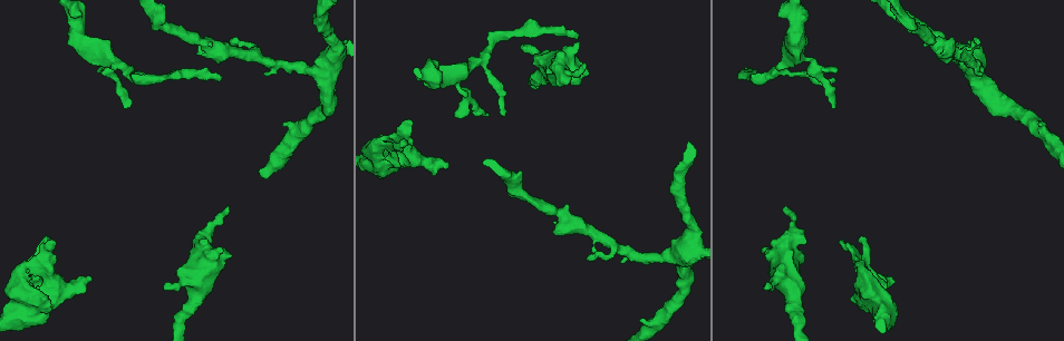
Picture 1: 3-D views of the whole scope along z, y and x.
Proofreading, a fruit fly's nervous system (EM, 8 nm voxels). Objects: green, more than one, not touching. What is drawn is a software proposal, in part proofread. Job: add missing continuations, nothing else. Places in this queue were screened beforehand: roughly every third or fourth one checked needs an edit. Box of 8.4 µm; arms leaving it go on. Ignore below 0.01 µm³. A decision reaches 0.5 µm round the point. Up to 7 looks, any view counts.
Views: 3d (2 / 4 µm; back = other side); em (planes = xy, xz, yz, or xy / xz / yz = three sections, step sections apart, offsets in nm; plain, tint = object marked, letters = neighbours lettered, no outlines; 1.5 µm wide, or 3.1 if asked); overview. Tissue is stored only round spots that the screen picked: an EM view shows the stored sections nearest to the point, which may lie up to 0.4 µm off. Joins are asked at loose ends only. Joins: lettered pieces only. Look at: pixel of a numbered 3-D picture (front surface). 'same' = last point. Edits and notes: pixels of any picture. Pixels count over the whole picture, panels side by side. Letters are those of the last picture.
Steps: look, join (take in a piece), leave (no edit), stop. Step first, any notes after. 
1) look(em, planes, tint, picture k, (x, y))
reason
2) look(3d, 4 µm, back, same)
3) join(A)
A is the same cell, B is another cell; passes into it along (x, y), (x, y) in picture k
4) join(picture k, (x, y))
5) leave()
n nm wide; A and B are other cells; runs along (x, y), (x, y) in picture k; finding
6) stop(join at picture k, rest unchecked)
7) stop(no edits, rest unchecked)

look(em, yz, step 8, tint, picture 1, (49, 238))

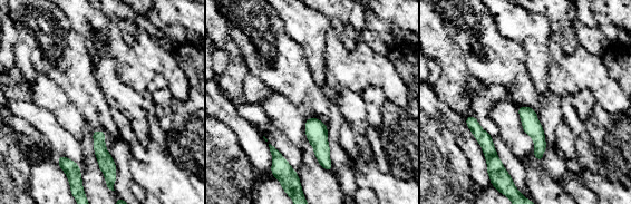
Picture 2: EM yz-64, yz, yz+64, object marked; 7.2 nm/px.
look(em, planes, letters, same)
cut it another way

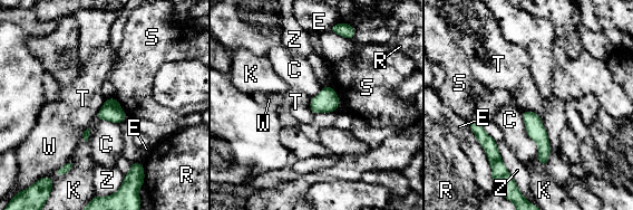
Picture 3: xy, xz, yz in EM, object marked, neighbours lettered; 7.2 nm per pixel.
leave()
C, E, K, R, S, T, W and Z are other cells; runs along (525, 114), (543, 142), (544, 161) in picture 3; no lettered piece goes on from it

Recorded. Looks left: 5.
look(em, planes, letters, picture 1, (221, 80))
long arm stops here

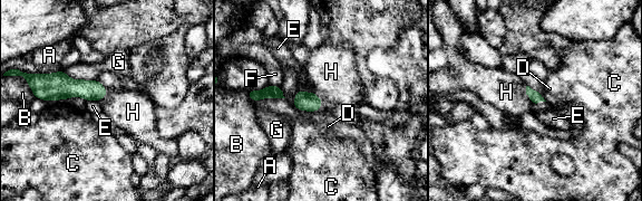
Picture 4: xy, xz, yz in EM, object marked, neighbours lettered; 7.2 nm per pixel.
join(H)
H is the same cell, A, B, C, D, E, F and G are other cells; it goes on there

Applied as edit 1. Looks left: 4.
look(3d, 4 µm, picture 1, (233, 41))
thin end

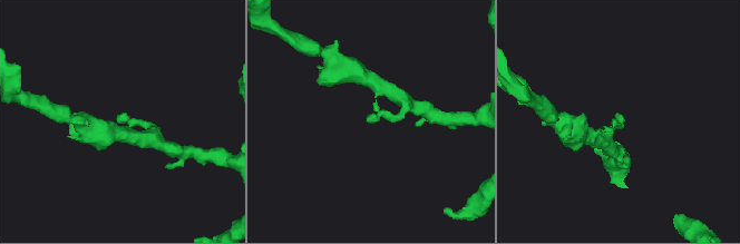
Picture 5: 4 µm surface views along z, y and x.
look(em, planes, letters, picture 5, (119, 118))
need the tissue

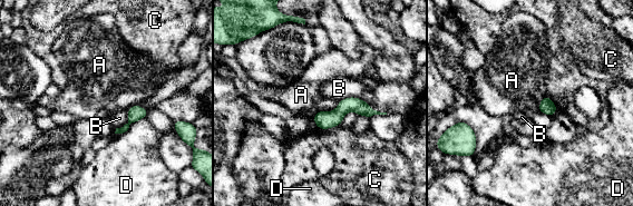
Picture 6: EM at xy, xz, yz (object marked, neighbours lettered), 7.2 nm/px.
leave()
110 nm wide; A, B, C and D are other cells; runs along (372, 113), (344, 107), (317, 119) in picture 6; no lettered piece goes on from it

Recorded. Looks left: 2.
stop(join at picture 4, rest unchecked)

